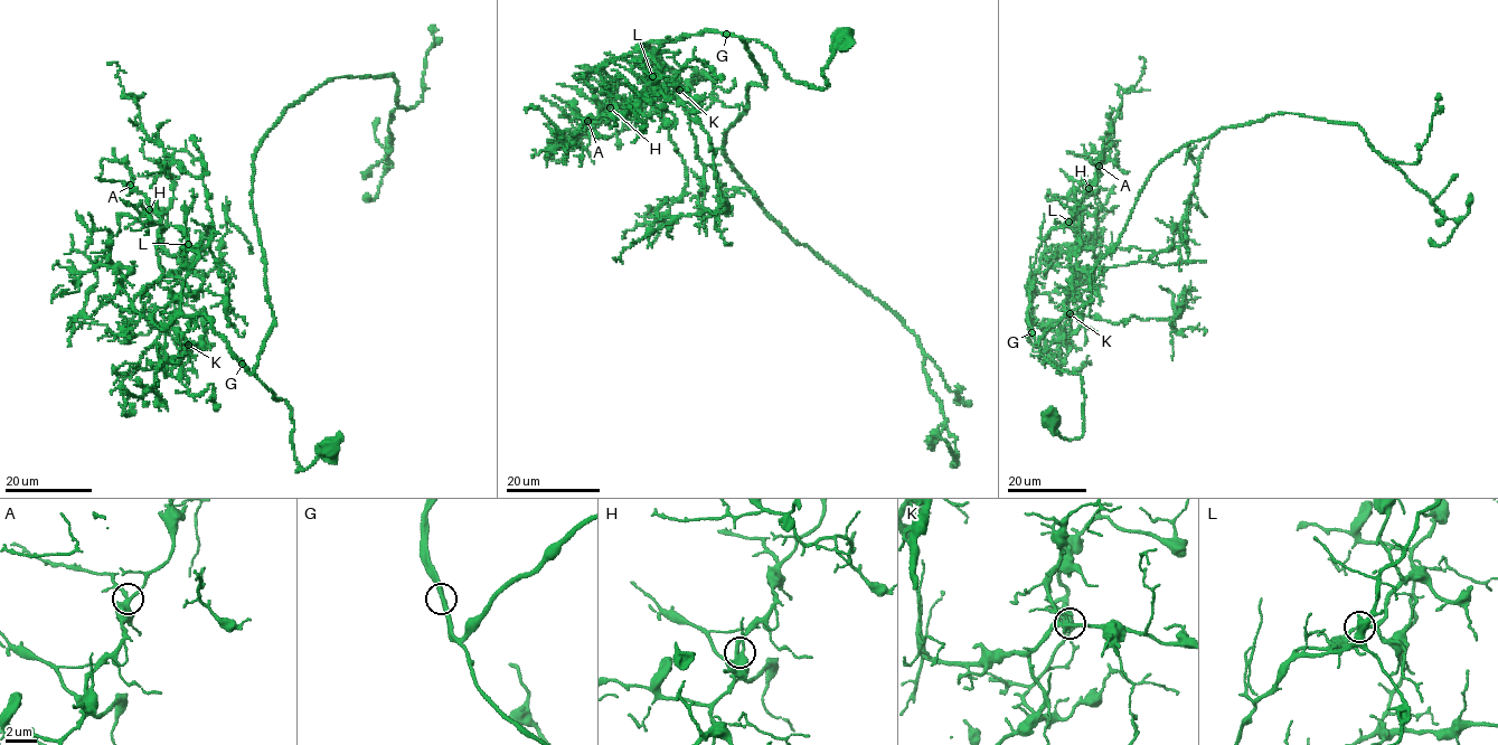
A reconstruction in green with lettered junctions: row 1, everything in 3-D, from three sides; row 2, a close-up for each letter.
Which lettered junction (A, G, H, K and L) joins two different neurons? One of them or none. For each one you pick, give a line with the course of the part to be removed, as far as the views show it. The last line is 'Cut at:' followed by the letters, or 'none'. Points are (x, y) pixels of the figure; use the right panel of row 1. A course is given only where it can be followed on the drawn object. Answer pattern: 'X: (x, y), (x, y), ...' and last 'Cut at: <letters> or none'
Cut at: none

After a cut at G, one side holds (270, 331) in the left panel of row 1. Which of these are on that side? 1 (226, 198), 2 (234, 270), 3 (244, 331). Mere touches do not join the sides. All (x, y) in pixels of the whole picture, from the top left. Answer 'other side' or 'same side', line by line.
1: other side
2: other side
3: other side

